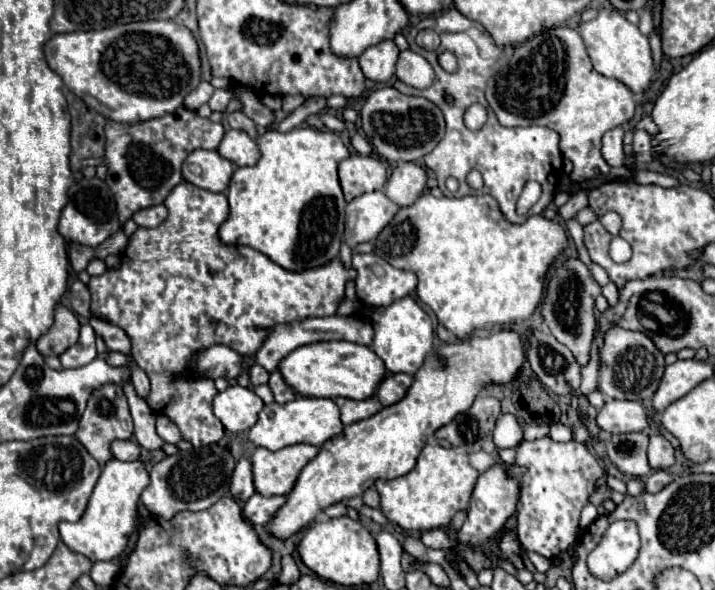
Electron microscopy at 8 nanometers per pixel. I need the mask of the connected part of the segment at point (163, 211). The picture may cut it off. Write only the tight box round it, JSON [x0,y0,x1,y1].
[133,204,167,228]

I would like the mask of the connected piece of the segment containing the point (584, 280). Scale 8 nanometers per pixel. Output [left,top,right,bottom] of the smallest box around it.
[543,260,601,366]

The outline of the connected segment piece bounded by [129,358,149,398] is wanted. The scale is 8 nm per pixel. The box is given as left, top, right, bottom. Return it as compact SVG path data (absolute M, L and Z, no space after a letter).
M129 358L129 362L131 362L131 370L133 370L131 380L133 380L133 386L135 386L135 392L137 392L139 398L147 398L147 394L149 394L149 378L147 378L147 374L133 362L133 358Z

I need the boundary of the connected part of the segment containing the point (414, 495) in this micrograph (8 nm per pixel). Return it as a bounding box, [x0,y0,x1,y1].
[375,437,479,532]

